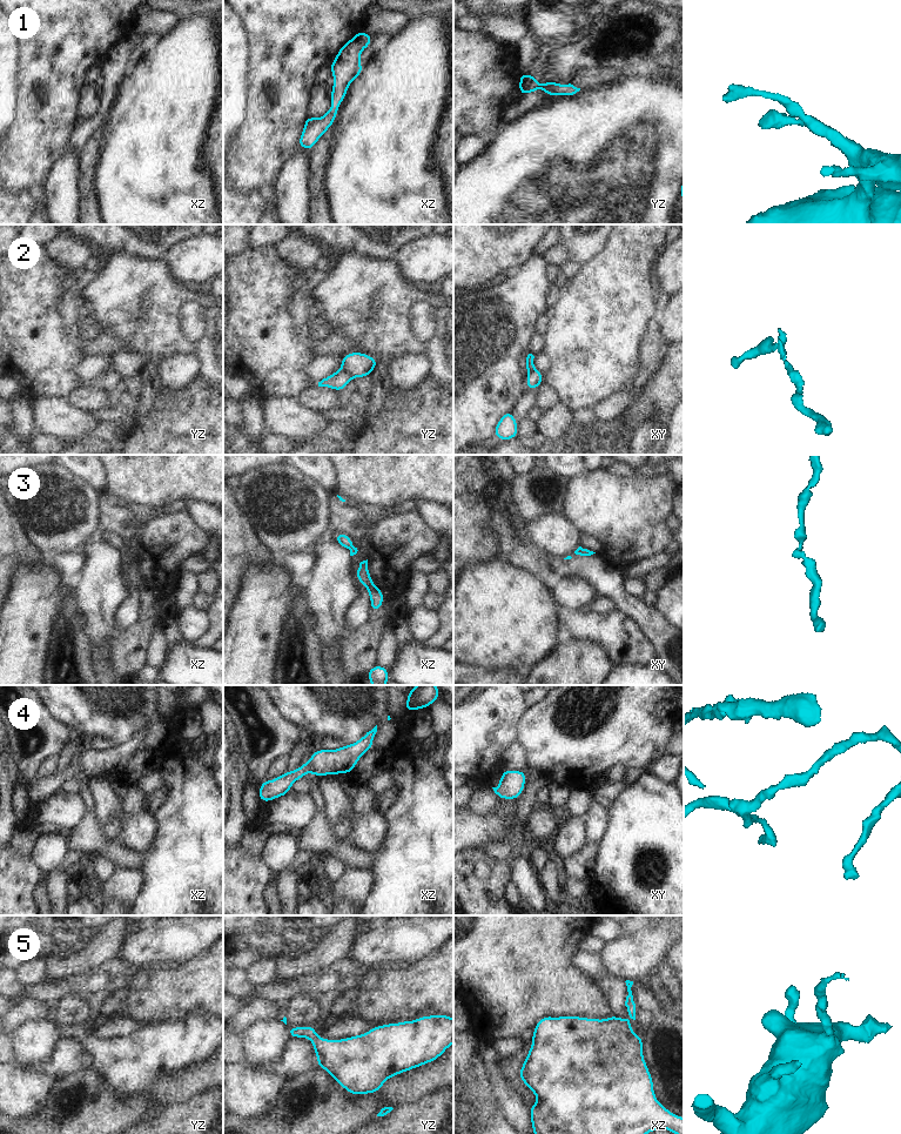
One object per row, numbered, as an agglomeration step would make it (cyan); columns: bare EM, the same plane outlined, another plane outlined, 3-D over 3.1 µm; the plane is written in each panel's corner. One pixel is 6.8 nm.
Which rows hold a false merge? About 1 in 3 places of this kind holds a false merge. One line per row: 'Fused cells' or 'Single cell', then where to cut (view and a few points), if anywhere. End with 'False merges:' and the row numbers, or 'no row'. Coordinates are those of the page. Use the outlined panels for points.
1: Single cell. No split
2: Fused cells. Split along yz (340, 369), (351, 377)
3: Single cell. No split
4: Single cell. No split
5: Single cell. No split
False merges: 2.

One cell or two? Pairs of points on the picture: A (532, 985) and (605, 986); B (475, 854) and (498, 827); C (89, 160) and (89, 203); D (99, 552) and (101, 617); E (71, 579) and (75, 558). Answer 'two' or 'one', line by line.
A: two
B: two
C: one
D: one
E: one

